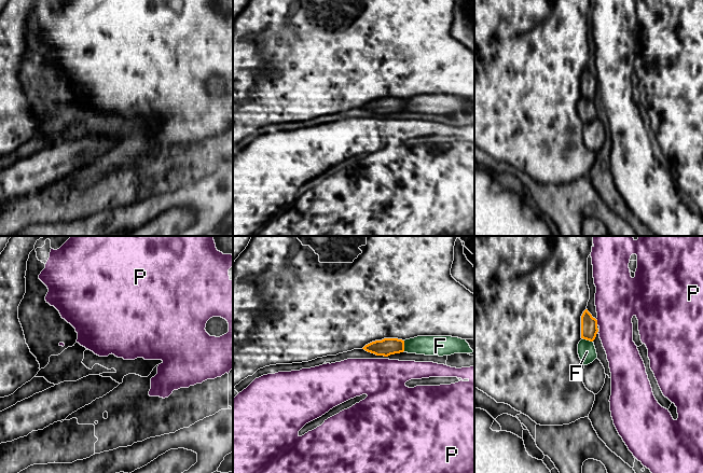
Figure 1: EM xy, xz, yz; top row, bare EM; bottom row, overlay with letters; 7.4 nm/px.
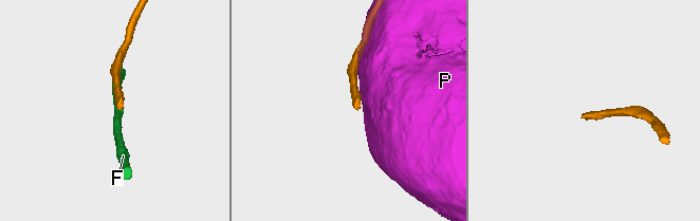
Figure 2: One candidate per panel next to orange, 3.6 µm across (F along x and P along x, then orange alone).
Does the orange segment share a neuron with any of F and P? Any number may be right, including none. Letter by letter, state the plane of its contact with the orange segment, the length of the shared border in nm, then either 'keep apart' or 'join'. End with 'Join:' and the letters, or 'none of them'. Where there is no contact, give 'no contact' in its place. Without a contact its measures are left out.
F: meets orange in xz; contact 80 nm long; keep apart
P: meets orange in yz; contact 50 nm long; keep apart
Join: none of them

